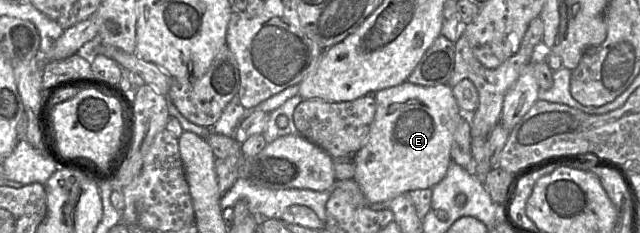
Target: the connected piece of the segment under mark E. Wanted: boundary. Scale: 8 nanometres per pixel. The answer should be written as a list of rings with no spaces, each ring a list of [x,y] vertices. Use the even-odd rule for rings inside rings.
[[[407,80],[375,93],[376,113],[369,136],[363,147],[356,152],[356,168],[353,179],[365,198],[372,203],[389,202],[401,194],[416,189],[434,187],[446,175],[452,162],[451,146],[454,133],[463,112],[448,84],[436,86],[418,85]]]

